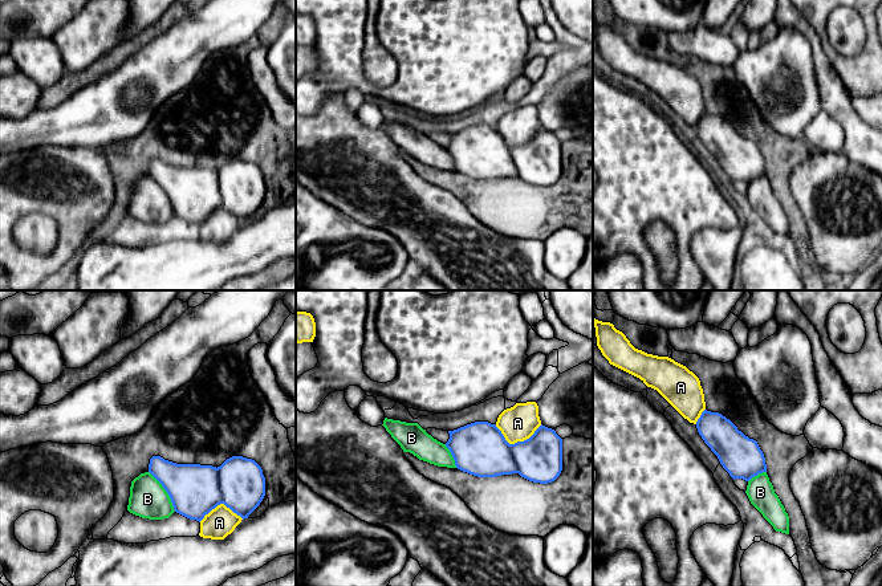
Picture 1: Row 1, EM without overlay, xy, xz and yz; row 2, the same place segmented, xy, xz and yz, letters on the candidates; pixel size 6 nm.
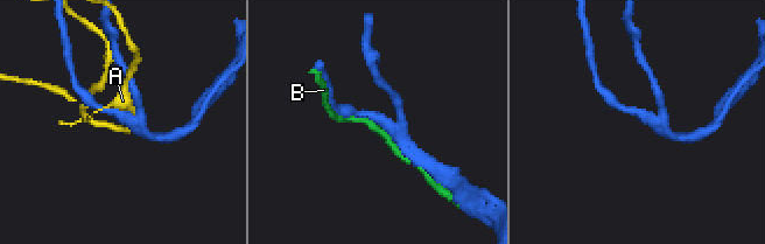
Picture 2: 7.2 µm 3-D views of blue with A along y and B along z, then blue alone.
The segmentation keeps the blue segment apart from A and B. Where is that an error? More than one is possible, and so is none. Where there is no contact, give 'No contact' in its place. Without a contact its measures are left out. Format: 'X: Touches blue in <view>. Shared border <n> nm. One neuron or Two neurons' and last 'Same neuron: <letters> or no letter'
A: Touches blue in xz. Shared border 280 nm. Two neurons
B: Touches blue in xy. Shared border 300 nm. One neuron
Same neuron: B

